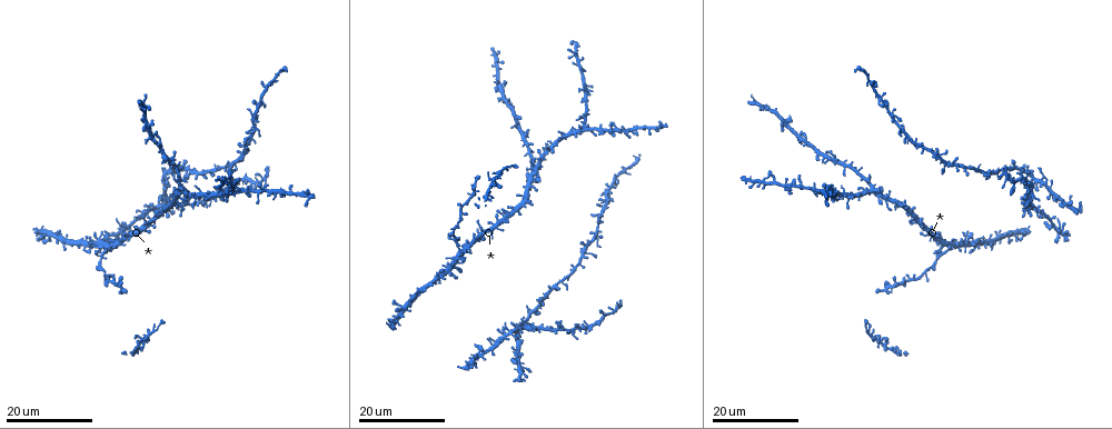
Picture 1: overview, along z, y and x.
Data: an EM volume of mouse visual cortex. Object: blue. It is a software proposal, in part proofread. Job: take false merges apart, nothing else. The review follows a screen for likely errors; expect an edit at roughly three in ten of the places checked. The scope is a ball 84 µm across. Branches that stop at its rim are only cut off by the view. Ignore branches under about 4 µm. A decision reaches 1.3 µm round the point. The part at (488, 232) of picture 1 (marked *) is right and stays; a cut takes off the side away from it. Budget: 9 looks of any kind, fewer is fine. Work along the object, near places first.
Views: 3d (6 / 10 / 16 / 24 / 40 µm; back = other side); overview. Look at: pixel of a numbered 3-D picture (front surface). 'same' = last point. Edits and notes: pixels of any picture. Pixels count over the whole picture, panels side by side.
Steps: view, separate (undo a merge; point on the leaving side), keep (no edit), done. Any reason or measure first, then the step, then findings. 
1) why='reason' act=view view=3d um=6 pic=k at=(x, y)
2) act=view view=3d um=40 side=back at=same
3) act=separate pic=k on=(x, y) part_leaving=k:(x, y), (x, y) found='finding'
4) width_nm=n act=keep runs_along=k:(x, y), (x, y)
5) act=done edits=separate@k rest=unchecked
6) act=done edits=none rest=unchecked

why='two arms in line, one across' act=view view=3d um=24 pic=1 at=(148, 333)

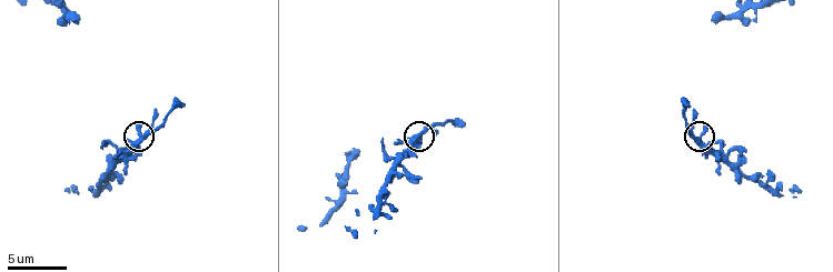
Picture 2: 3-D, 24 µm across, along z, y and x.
act=view view=3d um=6 pic=2 at=(419, 133)

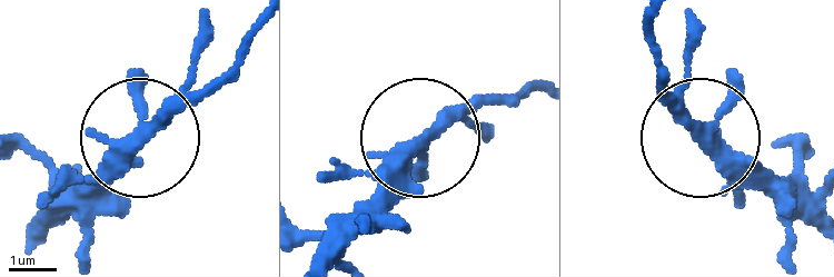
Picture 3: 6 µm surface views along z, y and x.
width_nm=260 act=keep found='all the same neuron'

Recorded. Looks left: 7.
act=view view=3d um=16 pic=1 at=(898, 202)

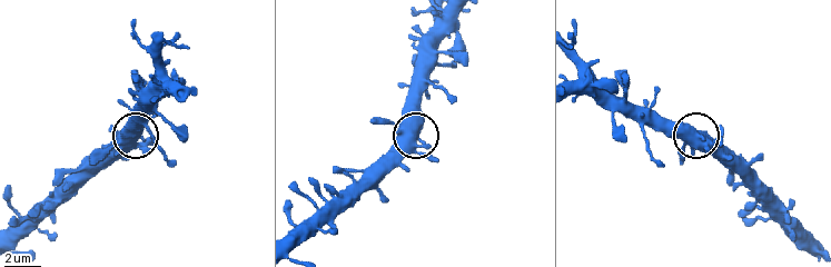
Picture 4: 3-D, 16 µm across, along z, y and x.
act=view view=3d um=6 pic=4 at=(694, 135)

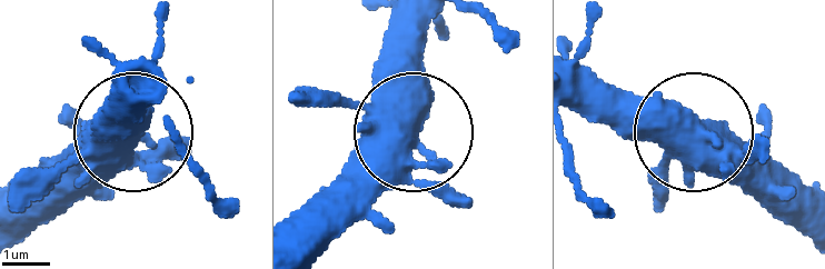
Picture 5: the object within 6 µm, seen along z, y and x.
width_nm=770 act=keep found='all the same neuron'

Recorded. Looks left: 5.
act=view view=3d um=16 pic=1 at=(1055, 224)

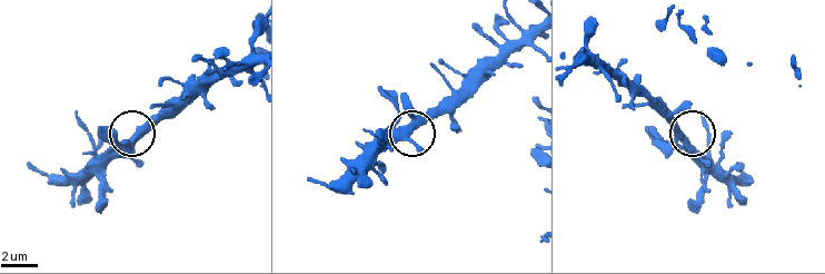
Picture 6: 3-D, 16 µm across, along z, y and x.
act=view view=3d um=6 pic=6 at=(416, 126)

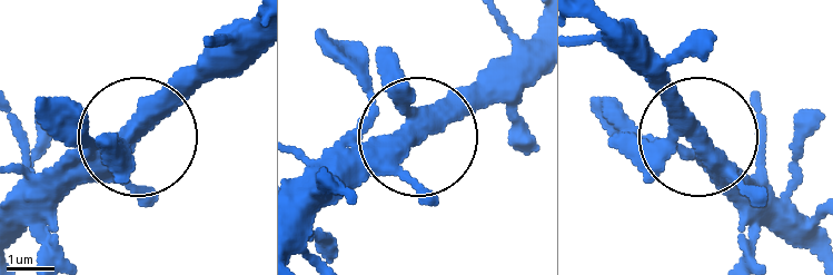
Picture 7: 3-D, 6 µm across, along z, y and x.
act=keep found='one neuron here'

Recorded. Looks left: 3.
why='thin neck' act=view view=3d um=16 pic=1 at=(909, 278)

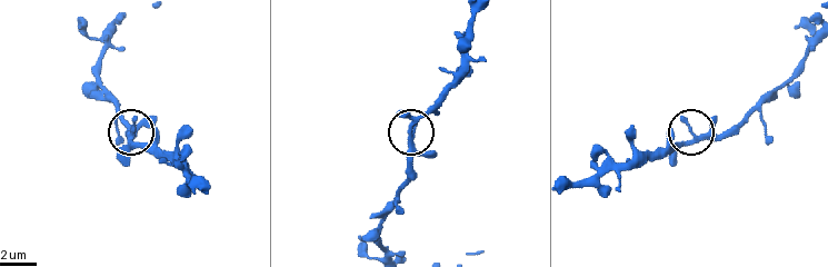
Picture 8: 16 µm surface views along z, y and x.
act=view view=3d um=6 pic=8 at=(411, 131)

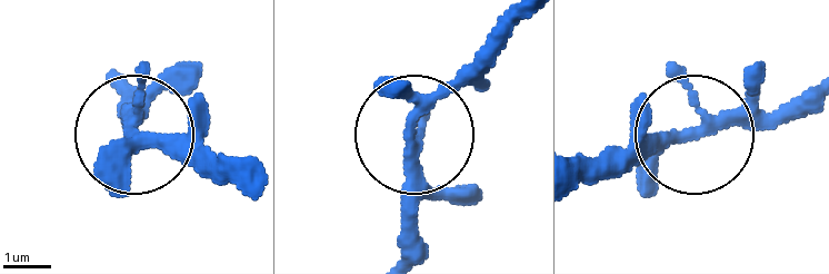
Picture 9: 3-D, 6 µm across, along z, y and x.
act=keep runs_along=9:(120, 87), (129, 127), (236, 155) found='one neuron here'

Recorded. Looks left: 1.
act=done edits=none rest=unchecked

